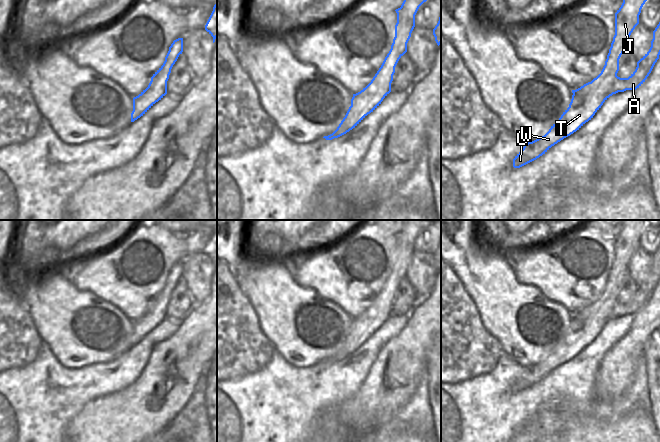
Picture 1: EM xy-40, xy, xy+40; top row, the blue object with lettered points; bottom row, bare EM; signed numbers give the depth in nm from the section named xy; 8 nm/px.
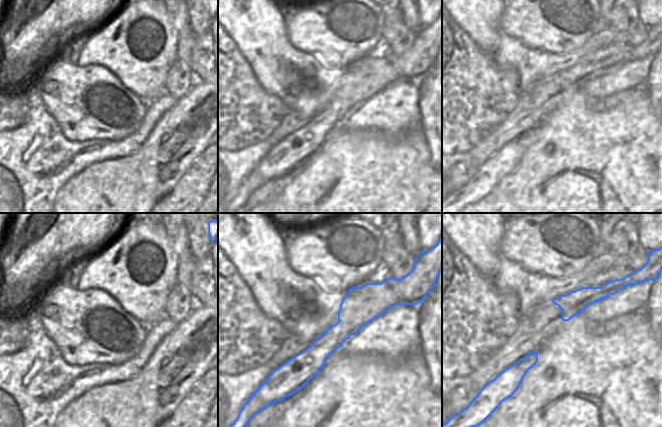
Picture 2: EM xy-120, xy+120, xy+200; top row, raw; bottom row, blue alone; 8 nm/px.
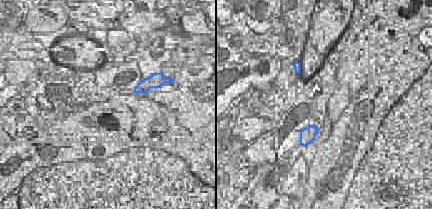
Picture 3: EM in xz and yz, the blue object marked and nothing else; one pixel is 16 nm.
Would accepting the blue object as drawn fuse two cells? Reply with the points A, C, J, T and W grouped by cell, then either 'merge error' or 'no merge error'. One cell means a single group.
A / C J T W | merge error

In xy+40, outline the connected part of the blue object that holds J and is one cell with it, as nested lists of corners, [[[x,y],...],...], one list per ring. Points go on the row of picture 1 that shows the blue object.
[[[623,0],[615,13],[615,35],[601,73],[591,81],[591,85],[600,90],[583,106],[569,107],[542,137],[528,142],[513,159],[513,167],[520,168],[543,154],[552,146],[579,130],[591,120],[603,103],[613,95],[613,85],[619,71],[619,59],[629,48],[629,37],[639,24],[641,9],[647,0]]]

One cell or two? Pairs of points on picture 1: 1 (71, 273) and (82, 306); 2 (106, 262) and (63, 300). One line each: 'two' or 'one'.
1: two
2: two

